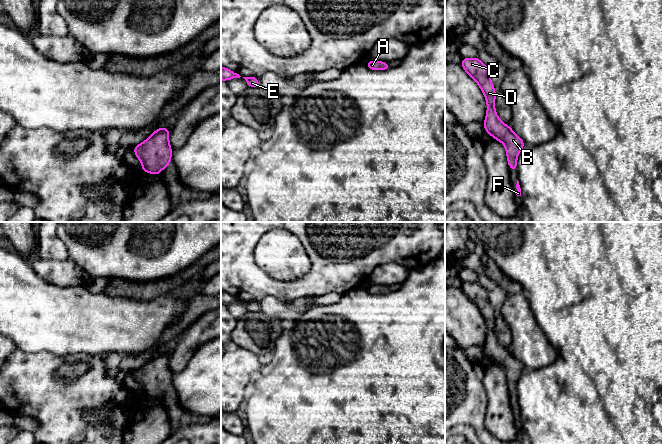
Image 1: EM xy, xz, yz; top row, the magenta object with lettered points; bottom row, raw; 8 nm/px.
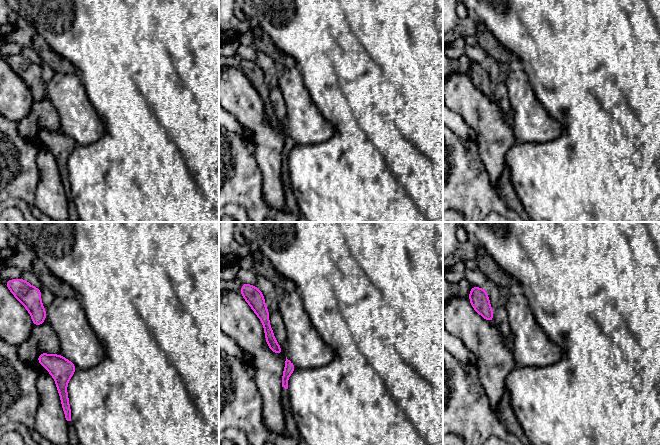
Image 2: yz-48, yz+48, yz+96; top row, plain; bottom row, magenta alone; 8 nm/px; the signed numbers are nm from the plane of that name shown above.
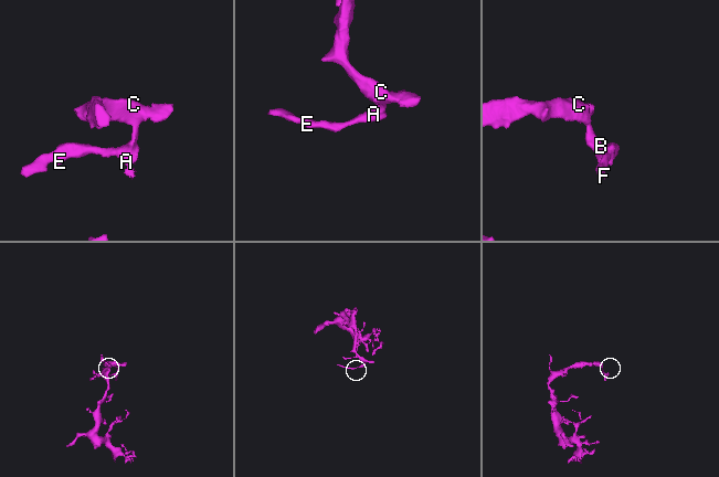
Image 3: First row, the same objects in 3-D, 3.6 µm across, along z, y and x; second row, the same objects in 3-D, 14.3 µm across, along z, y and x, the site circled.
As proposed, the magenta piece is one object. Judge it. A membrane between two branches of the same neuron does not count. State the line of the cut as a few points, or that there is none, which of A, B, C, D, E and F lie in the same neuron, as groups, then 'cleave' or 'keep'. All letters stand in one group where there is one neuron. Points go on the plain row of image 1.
no cut; A B C D E F; keep

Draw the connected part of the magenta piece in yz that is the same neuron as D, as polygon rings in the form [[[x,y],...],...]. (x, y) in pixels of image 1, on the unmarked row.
[[[478,281],[462,282],[461,290],[477,306],[485,320],[487,327],[487,337],[484,345],[485,356],[505,369],[508,390],[516,396],[517,381],[525,367],[513,356],[510,349],[504,348],[496,338],[496,316],[491,306],[489,292]]]

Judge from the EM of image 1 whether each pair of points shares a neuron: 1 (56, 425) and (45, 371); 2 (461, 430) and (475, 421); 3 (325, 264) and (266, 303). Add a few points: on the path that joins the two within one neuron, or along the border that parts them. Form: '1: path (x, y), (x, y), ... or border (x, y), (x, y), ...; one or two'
1: path (56, 412), (56, 407), (45, 396), (45, 384); one
2: border (455, 424), (467, 424), (476, 433); two
3: border (297, 298), (282, 300), (265, 296), (257, 301); two

